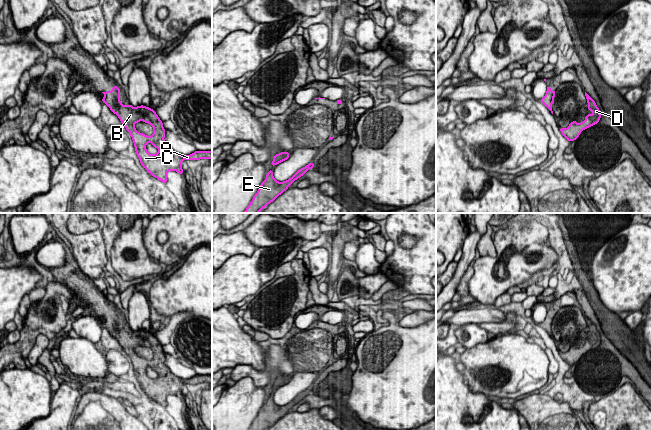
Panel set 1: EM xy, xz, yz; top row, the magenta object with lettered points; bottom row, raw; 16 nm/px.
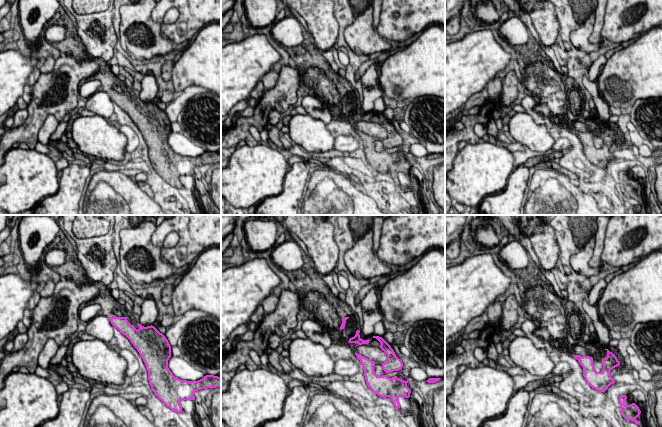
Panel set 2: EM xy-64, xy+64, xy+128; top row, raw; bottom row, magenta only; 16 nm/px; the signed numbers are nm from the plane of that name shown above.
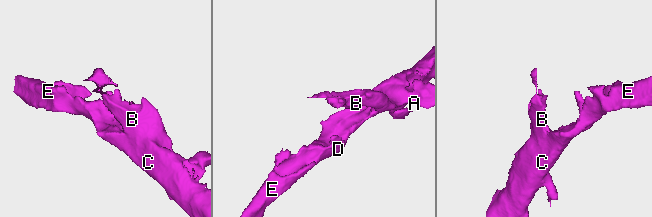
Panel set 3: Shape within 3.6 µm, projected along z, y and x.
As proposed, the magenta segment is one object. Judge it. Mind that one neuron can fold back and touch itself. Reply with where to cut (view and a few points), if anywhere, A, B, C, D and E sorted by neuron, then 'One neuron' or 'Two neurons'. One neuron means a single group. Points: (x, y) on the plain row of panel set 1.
No split. Groups: A B C D E. One neuron

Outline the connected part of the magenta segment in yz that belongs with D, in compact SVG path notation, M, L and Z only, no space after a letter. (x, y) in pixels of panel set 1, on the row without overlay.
M586 316L585 320L588 327L587 332L592 336L592 338L587 338L585 344L581 347L577 347L574 344L567 352L559 352L562 359L570 366L576 364L583 354L596 349L601 342L600 334L595 325Z

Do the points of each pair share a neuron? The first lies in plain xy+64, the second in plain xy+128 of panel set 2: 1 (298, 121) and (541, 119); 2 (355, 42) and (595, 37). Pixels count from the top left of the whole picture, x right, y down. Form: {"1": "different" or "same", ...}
{"1": "different", "2": "different"}

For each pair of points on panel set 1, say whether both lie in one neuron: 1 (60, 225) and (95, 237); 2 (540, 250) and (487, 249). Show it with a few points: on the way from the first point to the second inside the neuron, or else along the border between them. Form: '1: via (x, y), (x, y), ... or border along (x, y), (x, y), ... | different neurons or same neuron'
1: via (68, 234), (73, 239), (86, 239) | same neuron
2: border along (493, 240), (496, 255), (480, 256) | different neurons

